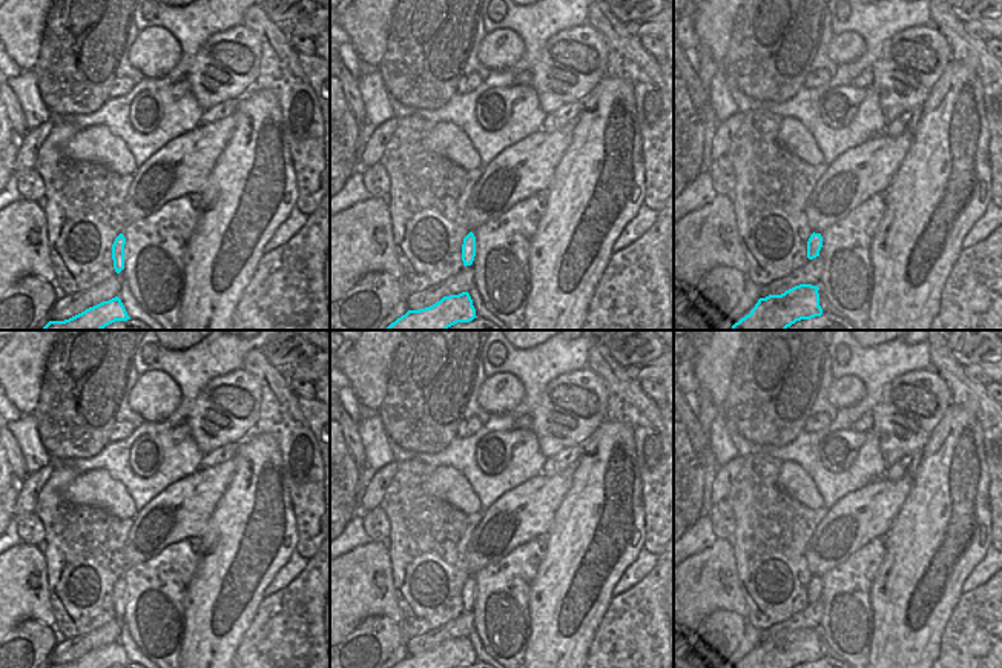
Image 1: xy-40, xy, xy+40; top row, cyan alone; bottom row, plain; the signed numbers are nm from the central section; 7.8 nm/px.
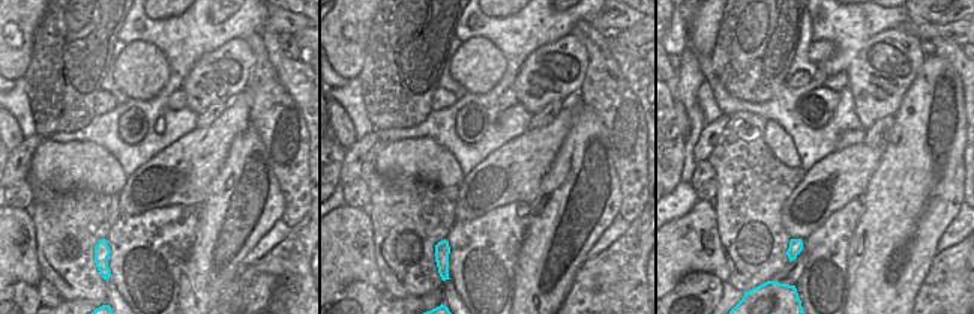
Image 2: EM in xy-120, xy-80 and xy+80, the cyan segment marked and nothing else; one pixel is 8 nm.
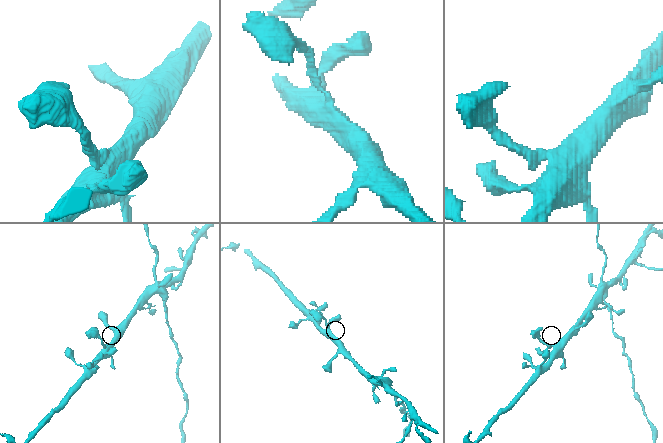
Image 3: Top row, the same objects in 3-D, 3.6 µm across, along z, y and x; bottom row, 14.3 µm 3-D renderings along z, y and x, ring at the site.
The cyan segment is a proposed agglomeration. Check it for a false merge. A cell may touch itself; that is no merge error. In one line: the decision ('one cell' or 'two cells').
one cell

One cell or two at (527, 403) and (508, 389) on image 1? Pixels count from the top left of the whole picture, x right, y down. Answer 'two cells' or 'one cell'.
two cells

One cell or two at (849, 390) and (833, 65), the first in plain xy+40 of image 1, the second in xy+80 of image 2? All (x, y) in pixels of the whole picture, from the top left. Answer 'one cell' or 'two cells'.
two cells

